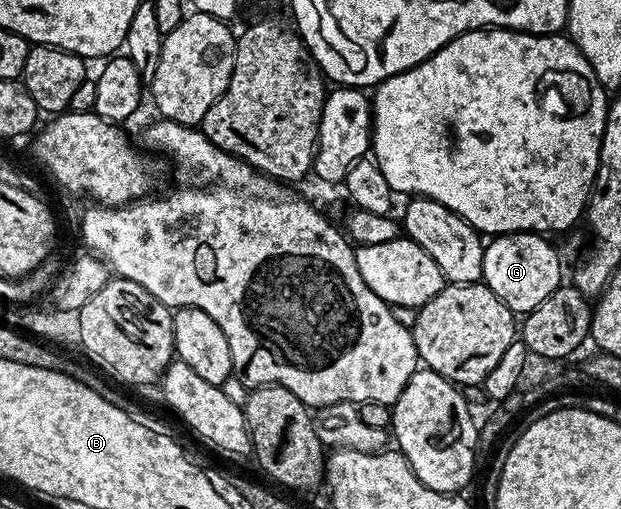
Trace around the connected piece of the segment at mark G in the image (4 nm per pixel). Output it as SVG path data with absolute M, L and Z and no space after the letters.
M512 231L509 235L494 236L483 248L482 282L513 312L526 313L533 310L561 286L559 255L543 239L546 238L542 234L533 231Z

